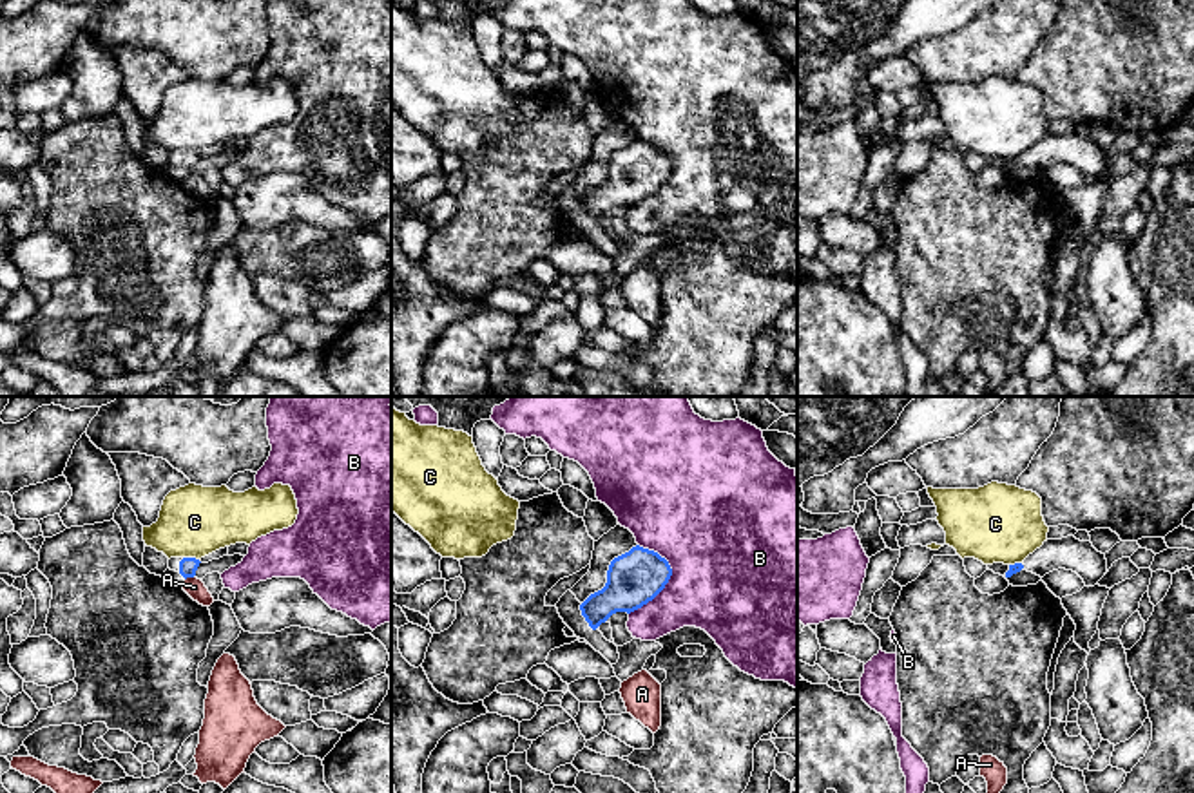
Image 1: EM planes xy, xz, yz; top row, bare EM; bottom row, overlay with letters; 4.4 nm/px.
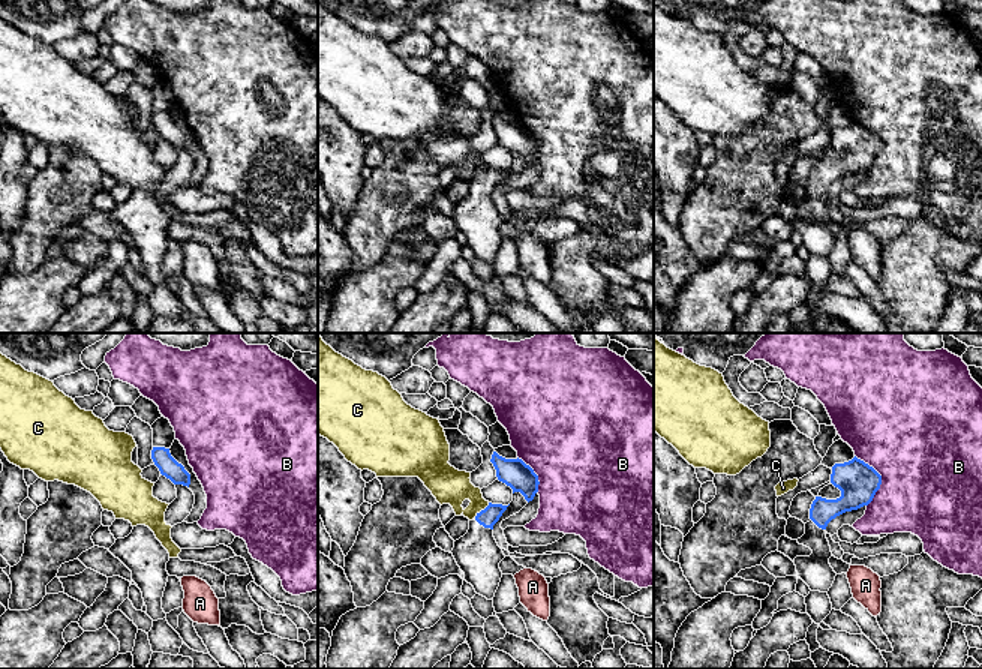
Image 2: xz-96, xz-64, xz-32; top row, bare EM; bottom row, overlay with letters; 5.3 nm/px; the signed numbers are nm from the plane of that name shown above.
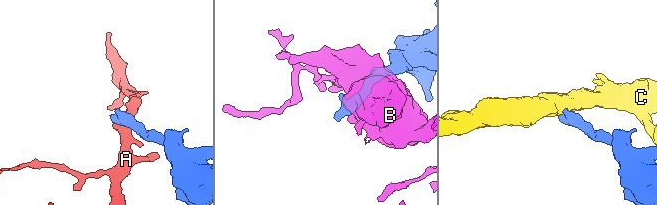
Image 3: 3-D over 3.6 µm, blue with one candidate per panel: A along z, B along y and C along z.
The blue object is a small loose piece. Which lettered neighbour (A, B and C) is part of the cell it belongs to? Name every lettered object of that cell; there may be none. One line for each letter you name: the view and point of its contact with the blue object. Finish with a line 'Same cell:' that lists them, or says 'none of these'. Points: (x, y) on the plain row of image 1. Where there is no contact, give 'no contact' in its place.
Same cell: none of these

